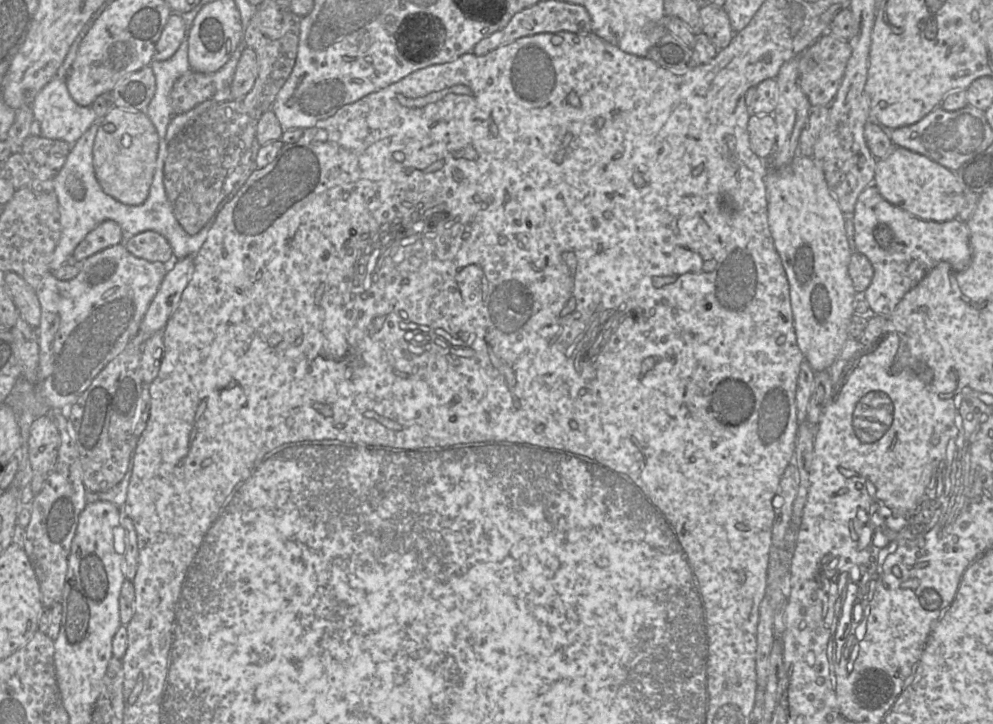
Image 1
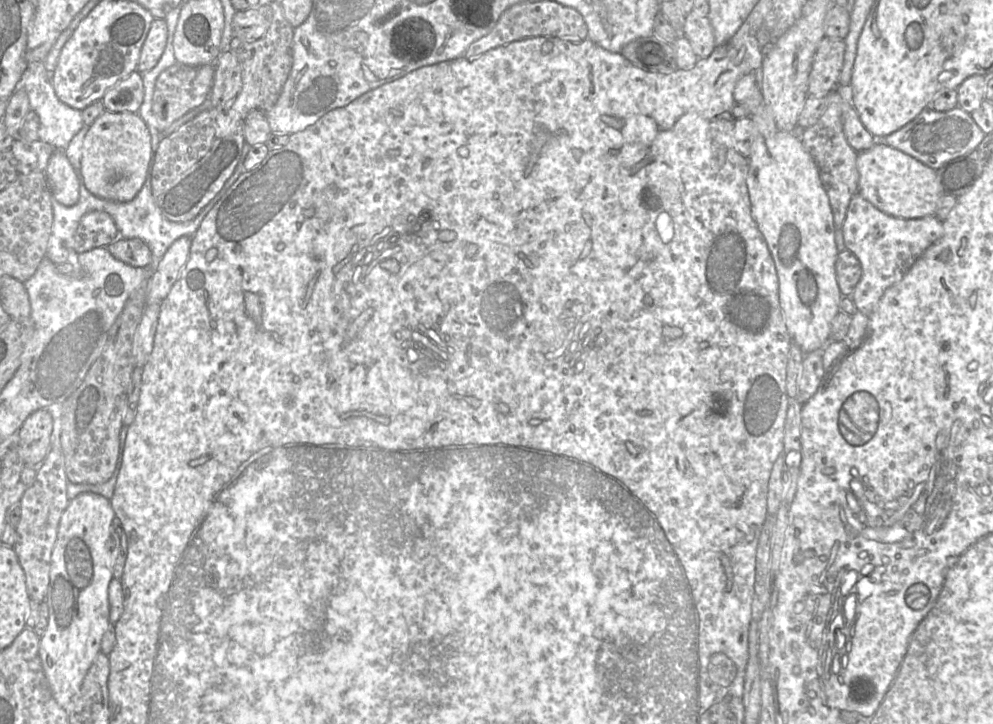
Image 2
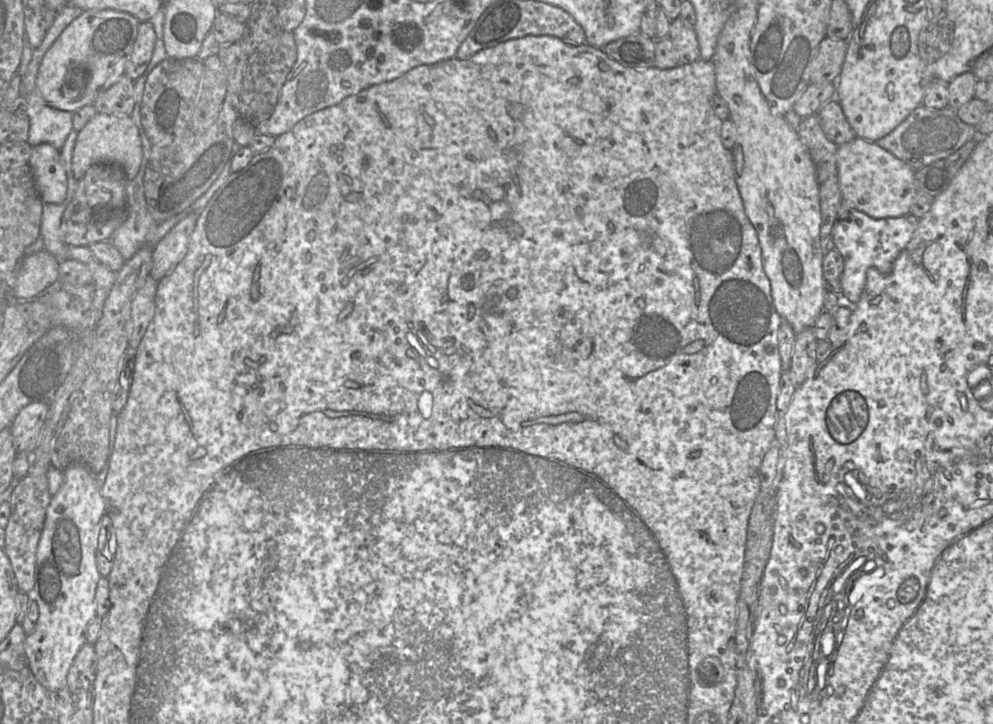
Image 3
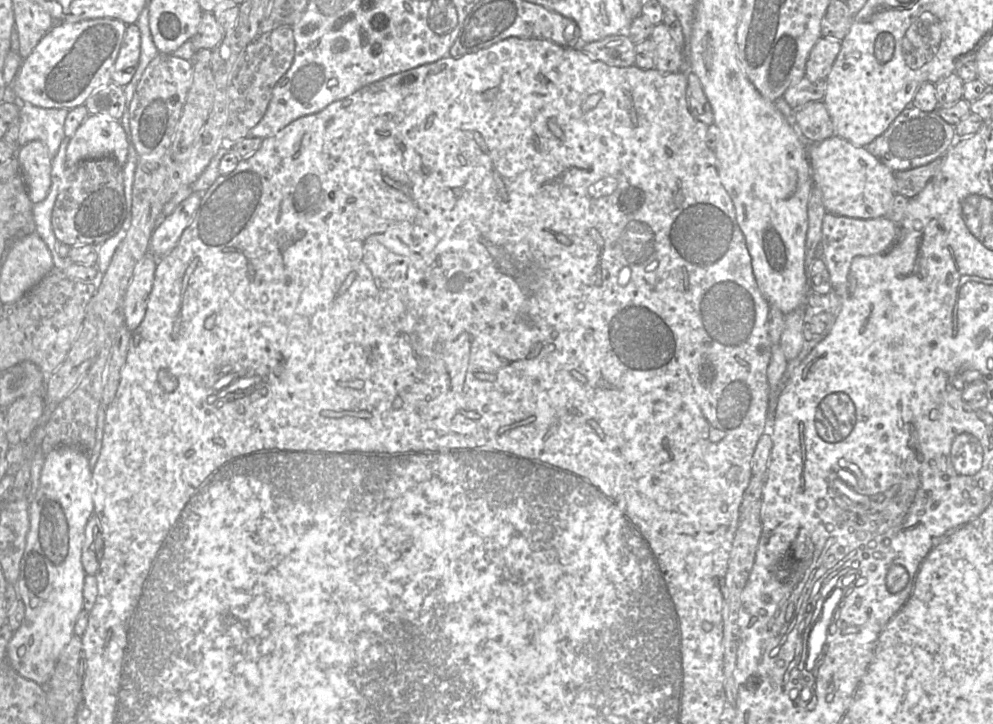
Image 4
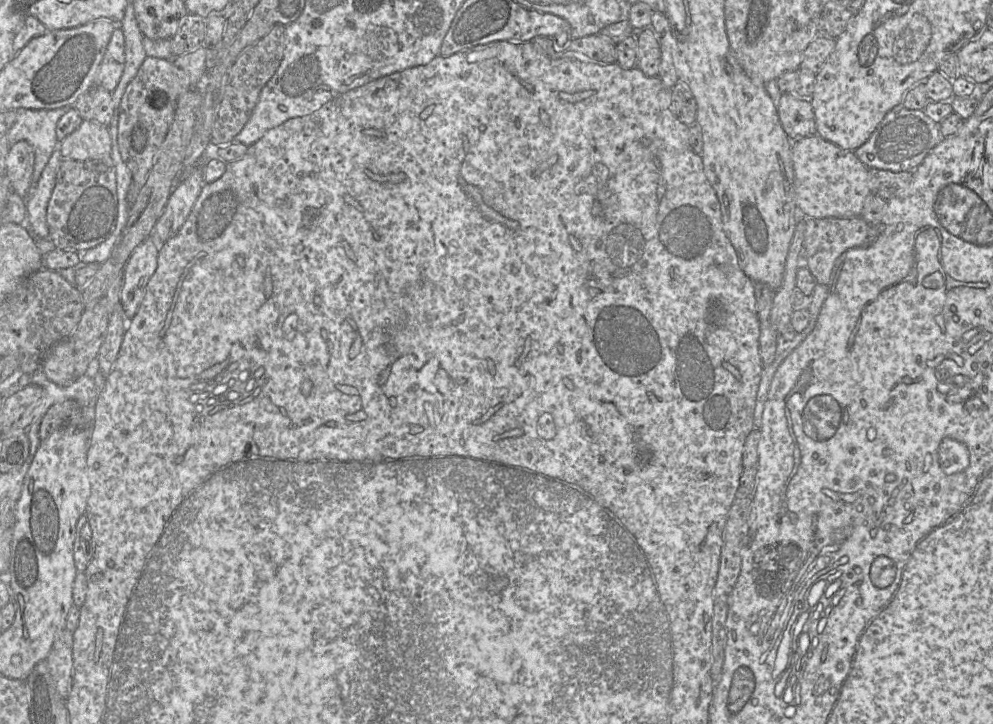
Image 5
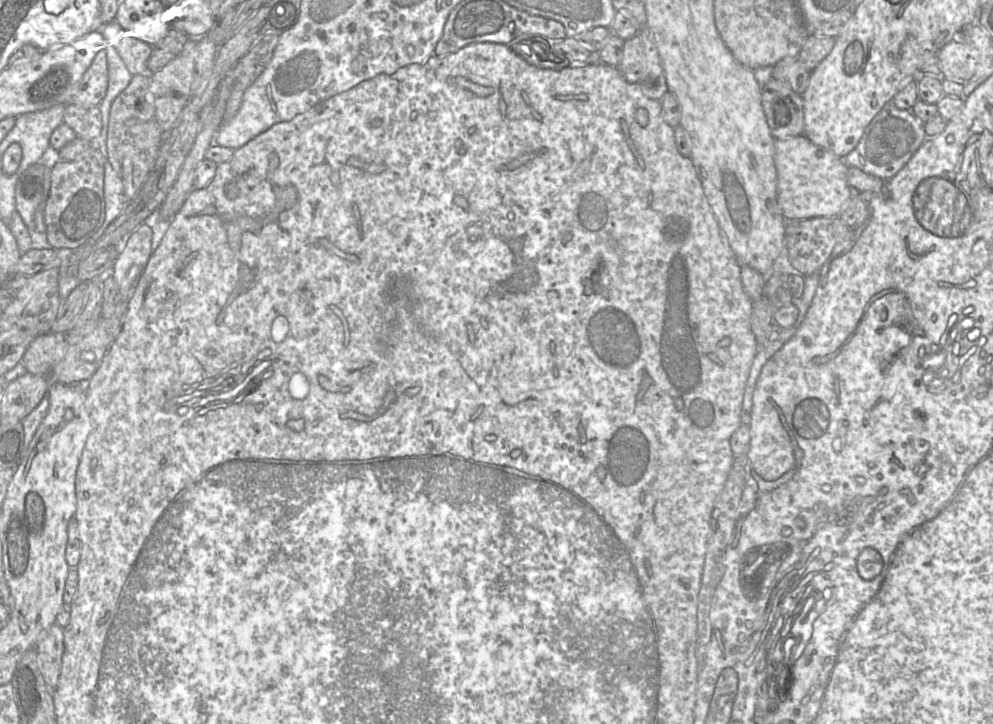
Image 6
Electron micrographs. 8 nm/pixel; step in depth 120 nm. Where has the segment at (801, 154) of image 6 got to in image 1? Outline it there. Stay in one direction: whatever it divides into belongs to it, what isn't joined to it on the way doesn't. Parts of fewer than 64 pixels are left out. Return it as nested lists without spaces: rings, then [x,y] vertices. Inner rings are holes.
[[[896,147],[887,158],[877,160],[874,184],[885,200],[923,220],[967,220],[972,214],[965,217],[966,194],[954,172],[906,148]]]

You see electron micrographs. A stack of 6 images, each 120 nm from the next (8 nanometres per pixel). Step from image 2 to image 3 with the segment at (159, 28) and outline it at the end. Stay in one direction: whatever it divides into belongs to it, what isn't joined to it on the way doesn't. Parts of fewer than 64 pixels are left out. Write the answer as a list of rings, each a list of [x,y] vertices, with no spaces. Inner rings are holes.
[[[150,21],[140,22],[131,54],[125,64],[124,74],[133,81],[147,69],[154,50],[156,34]]]

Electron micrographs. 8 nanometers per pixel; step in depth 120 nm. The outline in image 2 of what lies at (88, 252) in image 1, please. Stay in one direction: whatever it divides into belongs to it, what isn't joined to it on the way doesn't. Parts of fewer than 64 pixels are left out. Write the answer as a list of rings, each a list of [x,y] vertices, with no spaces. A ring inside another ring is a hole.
[[[88,212],[82,217],[76,230],[74,254],[107,247],[117,238],[119,238],[117,226],[107,212]]]

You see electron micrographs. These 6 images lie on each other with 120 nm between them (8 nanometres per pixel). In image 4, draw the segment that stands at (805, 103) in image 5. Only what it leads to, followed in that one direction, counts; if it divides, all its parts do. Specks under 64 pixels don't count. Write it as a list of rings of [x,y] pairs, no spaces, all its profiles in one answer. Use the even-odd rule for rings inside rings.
[[[823,101],[810,102],[793,110],[792,122],[807,142],[821,142],[835,136],[832,120]]]

